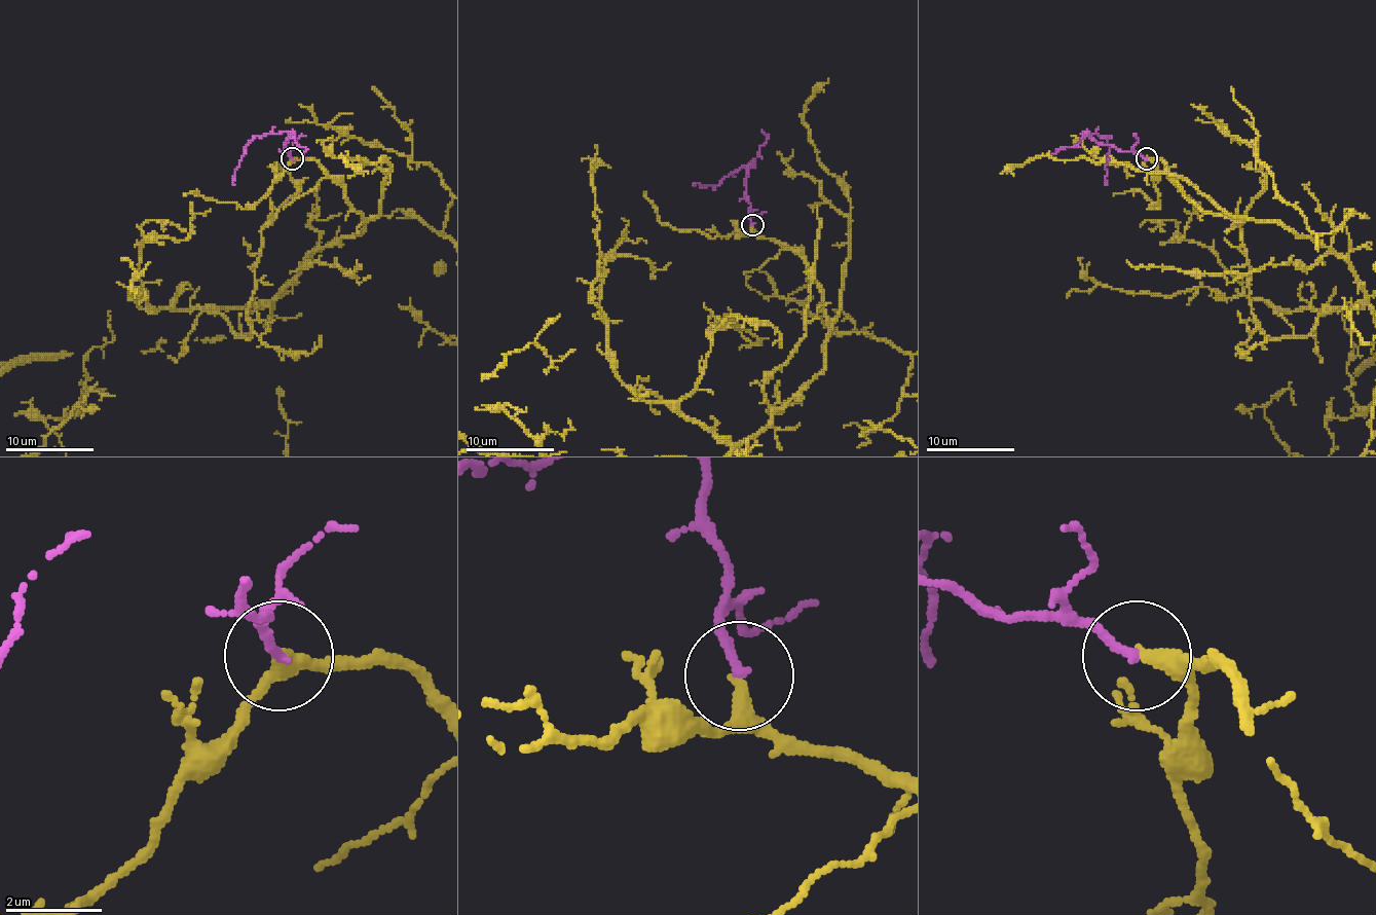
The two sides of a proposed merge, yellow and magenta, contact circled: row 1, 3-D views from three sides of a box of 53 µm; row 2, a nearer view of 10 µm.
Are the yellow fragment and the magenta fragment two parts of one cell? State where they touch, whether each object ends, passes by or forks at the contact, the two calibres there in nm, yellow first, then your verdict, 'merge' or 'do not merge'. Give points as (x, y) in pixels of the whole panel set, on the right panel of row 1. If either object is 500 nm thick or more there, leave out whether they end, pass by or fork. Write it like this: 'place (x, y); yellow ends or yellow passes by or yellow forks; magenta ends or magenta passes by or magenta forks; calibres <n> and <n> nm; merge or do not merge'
place (1146, 158); yellow passes by; magenta ends; calibres 240 and 180 nm; merge

